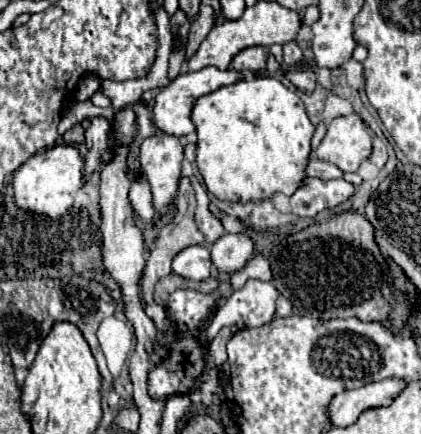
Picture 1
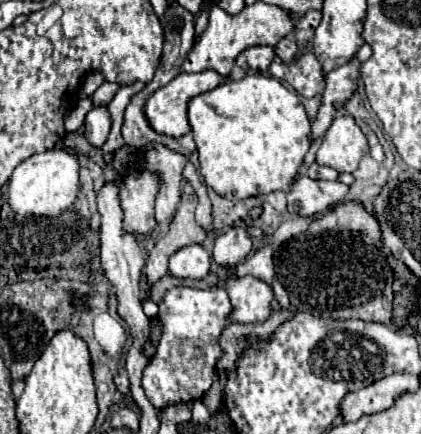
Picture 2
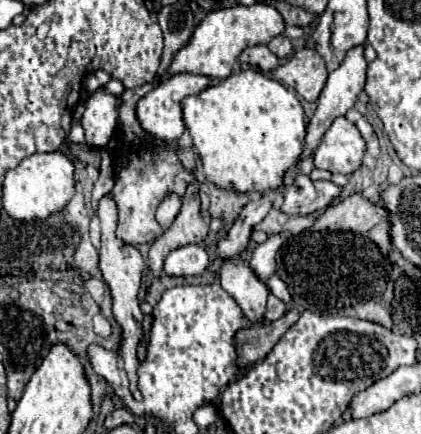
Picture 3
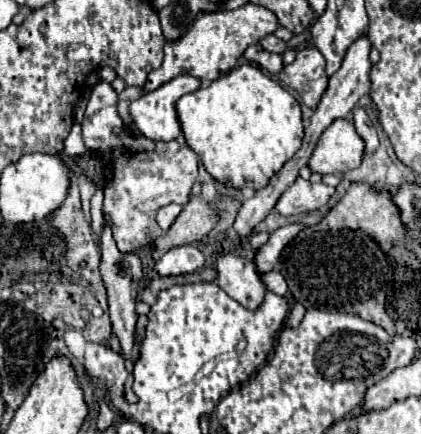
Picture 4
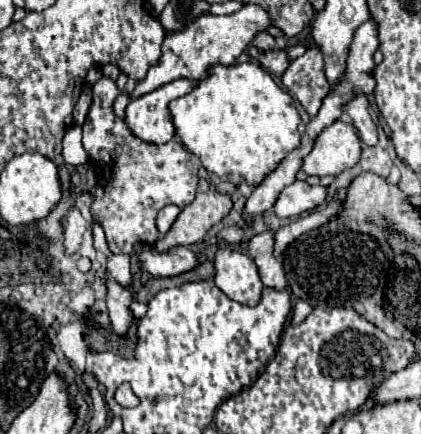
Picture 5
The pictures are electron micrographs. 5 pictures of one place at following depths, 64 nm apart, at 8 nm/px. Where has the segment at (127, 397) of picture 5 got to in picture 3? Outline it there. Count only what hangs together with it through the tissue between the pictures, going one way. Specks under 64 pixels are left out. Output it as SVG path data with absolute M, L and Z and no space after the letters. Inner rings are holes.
M104 196L100 200L98 206L98 218L102 222L102 248L100 248L100 270L104 272L104 280L110 288L112 294L112 312L114 312L114 320L118 322L118 326L122 328L122 344L120 344L120 356L124 360L124 368L127 372L129 380L130 392L136 400L140 400L140 392L136 388L136 368L138 368L138 358L136 358L136 346L142 338L142 312L138 308L138 290L140 290L140 278L142 278L142 270L144 270L144 260L138 252L138 248L124 244L116 238L114 230L116 230L116 220L118 220L118 212L116 212L116 204L110 196Z

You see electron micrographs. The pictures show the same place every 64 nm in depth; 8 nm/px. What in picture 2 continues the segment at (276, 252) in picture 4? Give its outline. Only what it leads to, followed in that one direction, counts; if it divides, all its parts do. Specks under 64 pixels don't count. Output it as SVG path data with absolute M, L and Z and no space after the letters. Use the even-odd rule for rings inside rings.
M262 246L262 248L258 248L252 256L248 256L244 262L240 262L240 264L236 266L236 274L238 274L238 276L252 274L252 276L264 280L266 284L270 284L272 278L274 278L272 254L274 254L274 248L272 248L272 246Z

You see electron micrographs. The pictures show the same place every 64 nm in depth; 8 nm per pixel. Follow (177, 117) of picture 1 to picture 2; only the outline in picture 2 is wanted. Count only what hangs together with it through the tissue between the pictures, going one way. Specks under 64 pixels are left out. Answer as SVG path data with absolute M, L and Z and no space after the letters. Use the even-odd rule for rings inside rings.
M206 70L206 72L198 72L198 74L188 74L188 72L180 72L174 80L170 80L166 86L158 88L144 104L144 116L150 124L152 130L156 130L158 134L162 136L170 136L170 138L180 138L184 136L186 132L190 132L190 124L188 124L188 118L186 118L186 106L188 106L188 100L192 96L198 96L202 92L208 92L212 88L216 88L218 84L222 84L224 78L212 70Z

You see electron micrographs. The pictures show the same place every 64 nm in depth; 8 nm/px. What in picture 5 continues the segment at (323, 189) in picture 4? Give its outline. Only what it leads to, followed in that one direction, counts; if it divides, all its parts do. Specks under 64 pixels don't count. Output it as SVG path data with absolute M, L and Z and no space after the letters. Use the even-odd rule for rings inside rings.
M296 180L294 184L286 186L276 204L270 208L272 214L276 214L278 218L292 218L292 216L300 216L306 210L312 210L320 204L324 204L328 190L322 186L310 186L306 182Z

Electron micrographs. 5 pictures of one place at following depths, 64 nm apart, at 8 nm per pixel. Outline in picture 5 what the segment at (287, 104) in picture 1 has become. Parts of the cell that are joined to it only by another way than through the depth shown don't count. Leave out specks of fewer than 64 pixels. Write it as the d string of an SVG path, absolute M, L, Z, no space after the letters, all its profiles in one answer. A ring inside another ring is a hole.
M254 62L232 66L210 66L208 76L192 92L176 98L168 106L176 136L202 166L220 180L240 184L246 180L258 186L280 160L300 146L300 116L290 94Z

